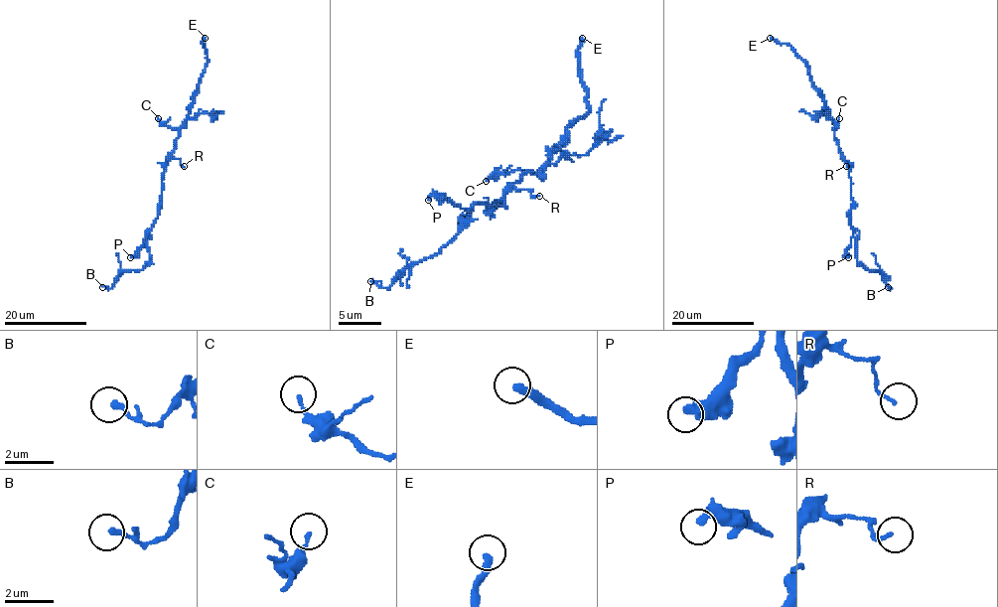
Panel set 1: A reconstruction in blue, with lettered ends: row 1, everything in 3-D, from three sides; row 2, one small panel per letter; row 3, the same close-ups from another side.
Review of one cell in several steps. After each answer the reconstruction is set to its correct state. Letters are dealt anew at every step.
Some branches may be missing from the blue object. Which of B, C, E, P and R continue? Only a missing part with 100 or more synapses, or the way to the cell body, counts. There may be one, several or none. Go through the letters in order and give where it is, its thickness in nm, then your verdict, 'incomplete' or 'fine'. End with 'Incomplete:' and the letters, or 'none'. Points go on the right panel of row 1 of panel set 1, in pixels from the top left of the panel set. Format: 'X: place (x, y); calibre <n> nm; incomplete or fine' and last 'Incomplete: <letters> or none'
B: place (888, 287); calibre 240 nm; fine
C: place (839, 118); calibre 140 nm; fine
E: place (770, 38); calibre 340 nm; incomplete
P: place (848, 257); calibre 400 nm; fine
R: place (846, 166); calibre 110 nm; fine
Incomplete: E

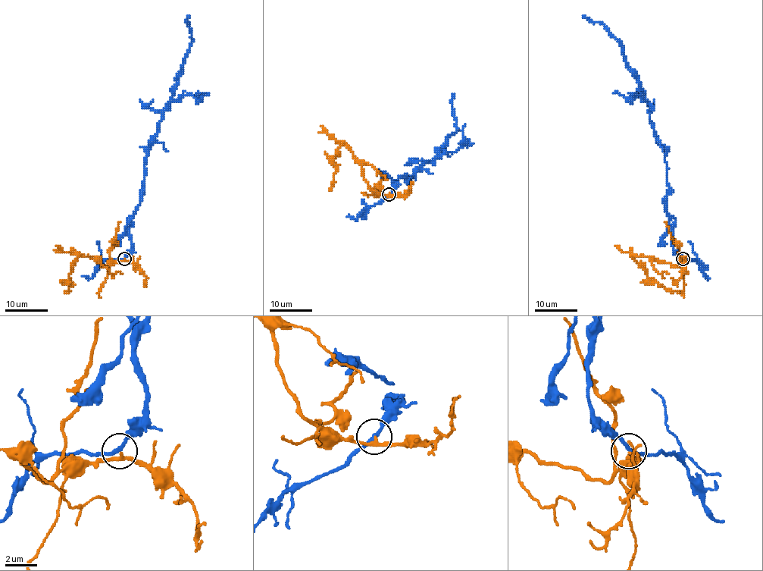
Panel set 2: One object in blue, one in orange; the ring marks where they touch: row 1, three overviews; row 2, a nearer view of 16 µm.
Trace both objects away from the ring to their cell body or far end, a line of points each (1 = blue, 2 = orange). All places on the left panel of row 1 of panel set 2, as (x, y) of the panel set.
1: (124, 258), (132, 243), (127, 219), (135, 213), (142, 192), (147, 147), (155, 135), (192, 42), (189, 16)
2: (124, 259), (111, 261), (104, 267), (89, 255), (80, 255), (68, 275), (71, 283), (64, 293)

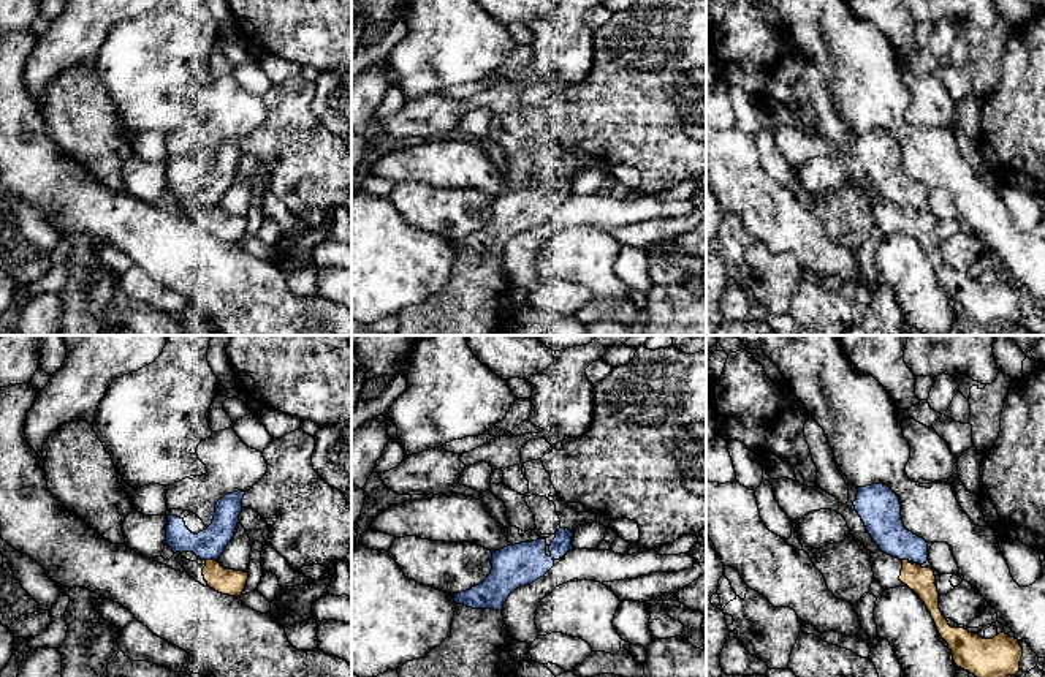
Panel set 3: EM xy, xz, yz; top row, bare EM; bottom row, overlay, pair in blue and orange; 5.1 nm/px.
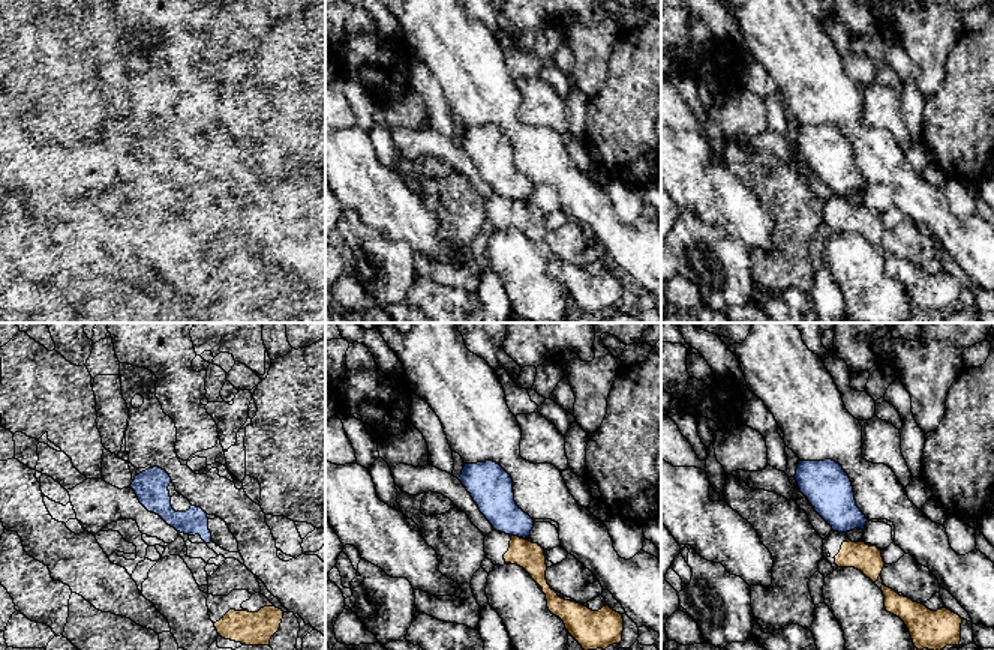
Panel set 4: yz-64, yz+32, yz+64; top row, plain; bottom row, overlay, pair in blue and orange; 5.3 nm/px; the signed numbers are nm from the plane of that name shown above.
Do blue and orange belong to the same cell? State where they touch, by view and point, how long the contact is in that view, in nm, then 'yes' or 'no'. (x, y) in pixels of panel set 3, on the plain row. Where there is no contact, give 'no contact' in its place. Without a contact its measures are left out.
contact xy (211, 204); length 60 nm; no

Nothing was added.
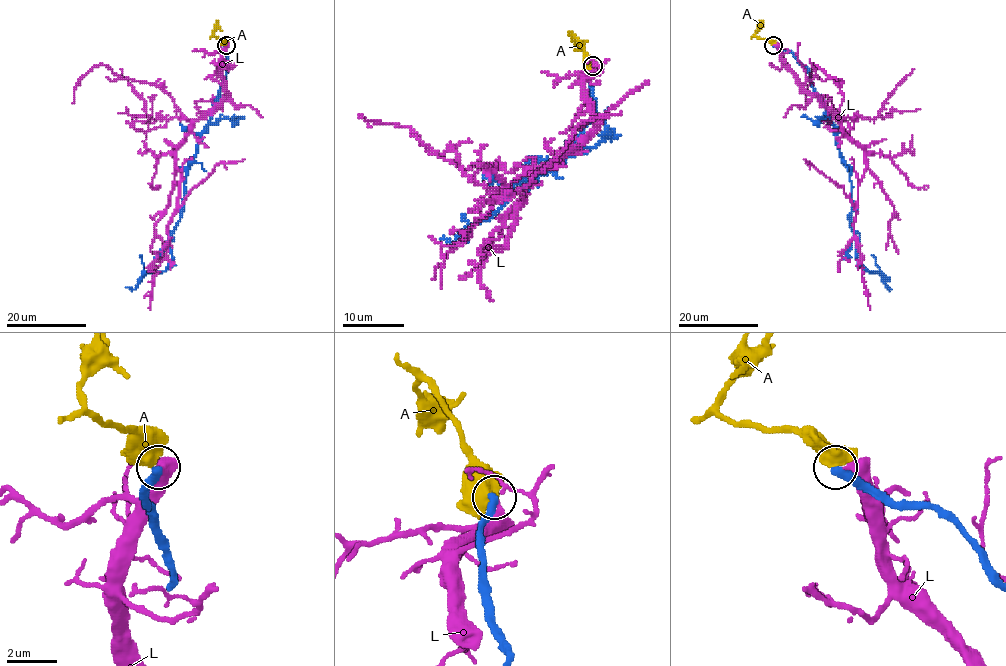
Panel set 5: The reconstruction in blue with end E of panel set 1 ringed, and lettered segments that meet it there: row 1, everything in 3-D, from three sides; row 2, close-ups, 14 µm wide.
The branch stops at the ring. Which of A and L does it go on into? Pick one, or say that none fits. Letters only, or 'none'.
none

